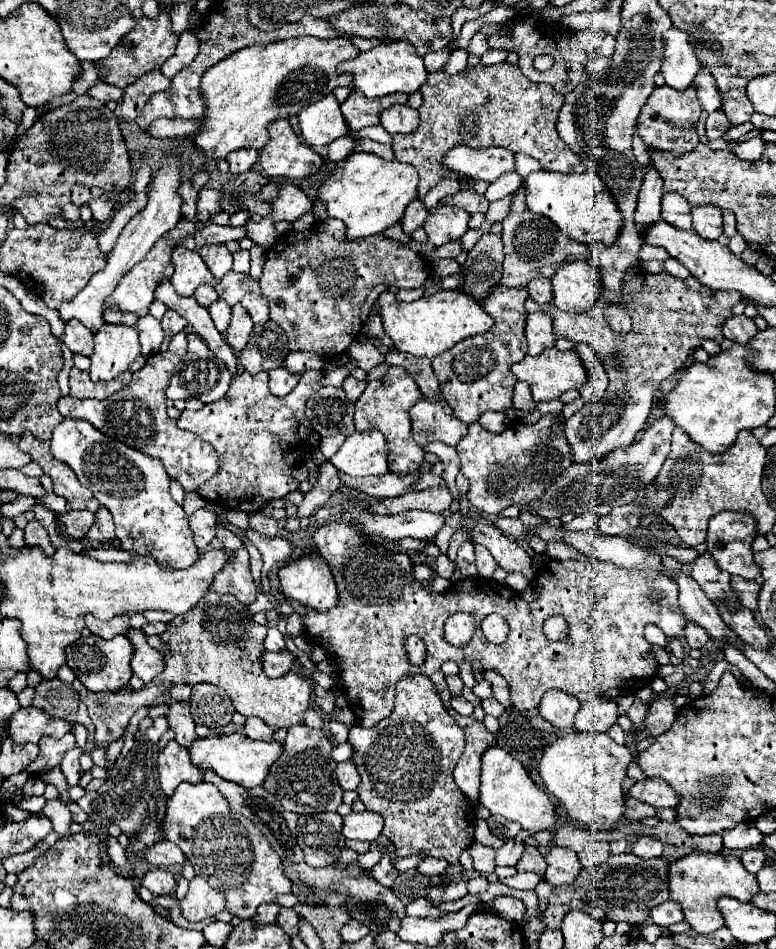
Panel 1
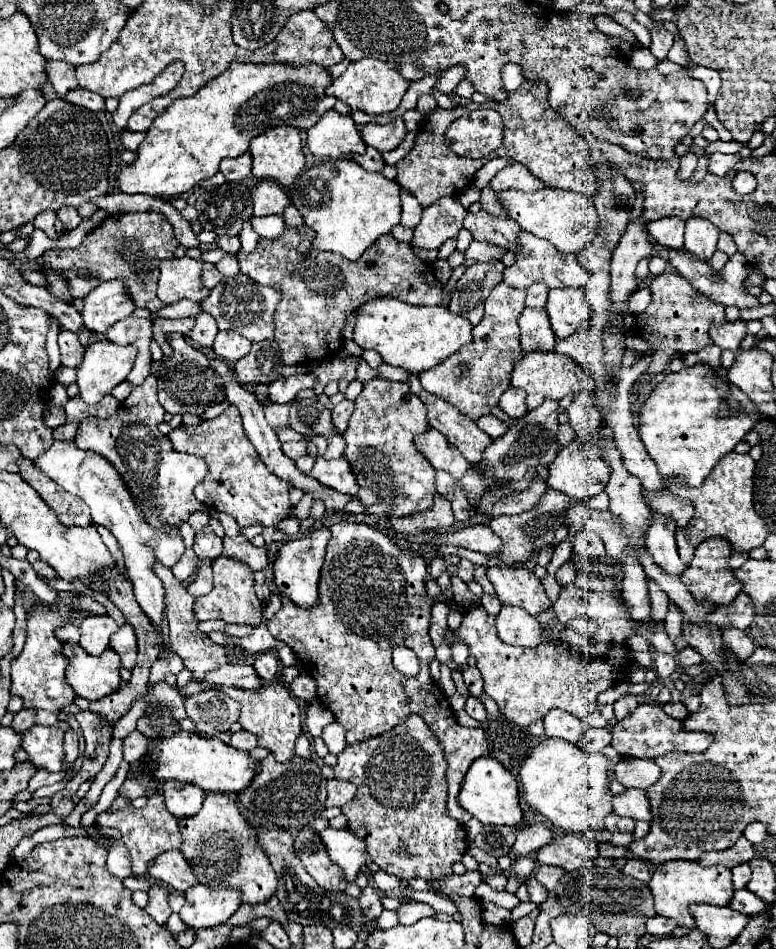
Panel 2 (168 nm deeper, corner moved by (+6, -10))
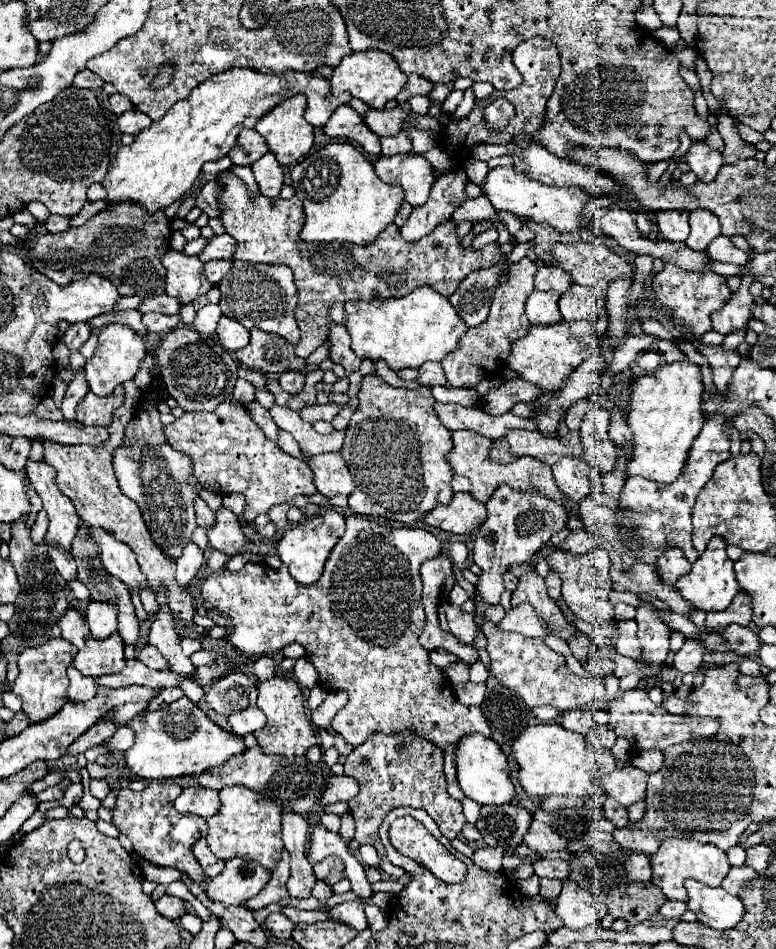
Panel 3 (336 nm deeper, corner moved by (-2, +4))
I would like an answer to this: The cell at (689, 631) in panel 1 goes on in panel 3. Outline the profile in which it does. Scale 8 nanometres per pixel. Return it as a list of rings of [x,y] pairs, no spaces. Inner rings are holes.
[[[686,640],[684,648],[674,654],[672,668],[676,668],[682,674],[688,674],[688,672],[696,674],[702,668],[702,656],[704,656],[704,650],[700,648],[700,644],[694,640]]]

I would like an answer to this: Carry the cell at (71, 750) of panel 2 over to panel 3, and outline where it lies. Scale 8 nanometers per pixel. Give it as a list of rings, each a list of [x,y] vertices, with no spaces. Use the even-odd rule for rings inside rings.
[[[74,664],[68,666],[68,678],[70,678],[70,688],[68,688],[68,696],[74,702],[84,702],[96,696],[98,684],[94,684],[94,678],[88,678],[84,674],[80,674]]]

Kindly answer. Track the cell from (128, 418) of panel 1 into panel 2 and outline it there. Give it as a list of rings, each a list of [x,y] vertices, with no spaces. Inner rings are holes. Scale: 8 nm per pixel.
[[[158,368],[142,384],[134,386],[132,394],[120,404],[114,416],[104,420],[88,416],[78,422],[74,442],[82,450],[94,450],[106,456],[106,460],[116,466],[124,482],[134,488],[134,496],[142,510],[146,510],[146,520],[150,520],[152,526],[178,526],[180,522],[186,522],[194,512],[208,514],[206,506],[194,496],[194,488],[206,478],[208,466],[200,456],[178,452],[172,446],[170,438],[158,430],[164,408],[156,396],[156,376]]]

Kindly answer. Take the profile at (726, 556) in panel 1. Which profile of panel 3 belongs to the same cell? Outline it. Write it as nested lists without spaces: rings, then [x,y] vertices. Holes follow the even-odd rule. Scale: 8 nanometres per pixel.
[[[714,538],[714,540],[710,540],[710,544],[702,552],[702,556],[692,564],[692,570],[688,572],[688,576],[678,580],[678,584],[674,584],[674,588],[690,604],[690,608],[704,610],[704,612],[726,610],[730,606],[732,598],[740,590],[732,566],[734,566],[734,562],[728,560],[728,556],[726,556],[726,544],[722,544],[722,540],[718,540],[718,538]]]

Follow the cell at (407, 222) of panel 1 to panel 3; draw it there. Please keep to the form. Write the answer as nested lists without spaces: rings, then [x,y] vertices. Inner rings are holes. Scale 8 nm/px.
[[[420,154],[382,156],[376,160],[374,168],[384,182],[400,186],[404,200],[412,206],[422,206],[426,202],[428,192],[436,180],[432,164]]]

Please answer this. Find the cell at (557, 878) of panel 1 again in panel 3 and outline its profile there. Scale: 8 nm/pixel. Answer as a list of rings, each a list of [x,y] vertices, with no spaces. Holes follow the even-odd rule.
[[[540,858],[538,862],[534,862],[534,874],[540,878],[566,880],[570,874],[570,864],[558,858]]]

